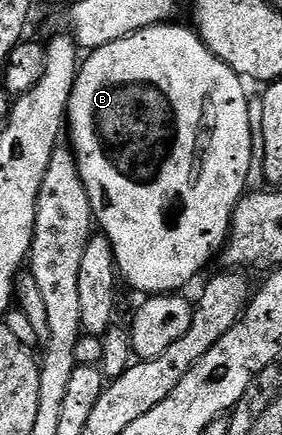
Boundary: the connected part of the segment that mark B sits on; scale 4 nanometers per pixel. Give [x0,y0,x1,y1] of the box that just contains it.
[67,23,255,295]

